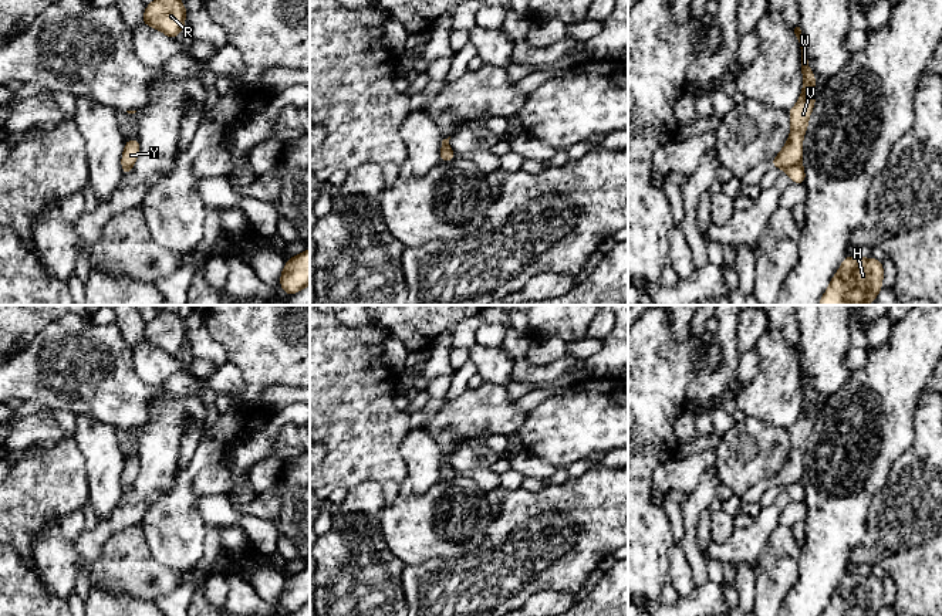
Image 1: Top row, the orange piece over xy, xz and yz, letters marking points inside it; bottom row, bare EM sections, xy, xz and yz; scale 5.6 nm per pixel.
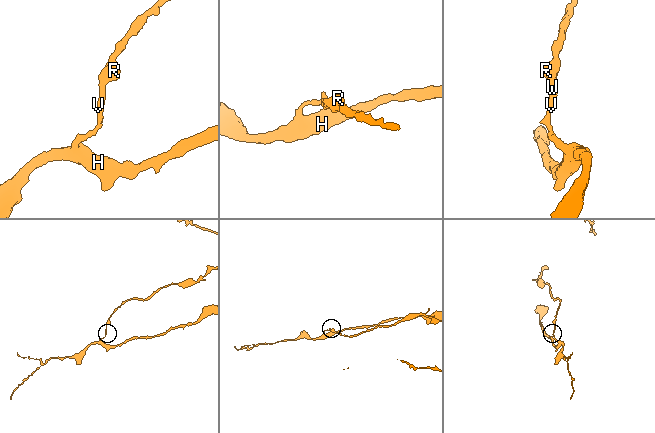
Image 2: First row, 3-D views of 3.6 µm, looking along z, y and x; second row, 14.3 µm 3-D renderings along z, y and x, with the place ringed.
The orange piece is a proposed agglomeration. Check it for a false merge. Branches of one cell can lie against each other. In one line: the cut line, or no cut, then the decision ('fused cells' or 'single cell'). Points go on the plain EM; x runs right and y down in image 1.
cut yz (800, 481), (793, 481), (783, 487); fused cells

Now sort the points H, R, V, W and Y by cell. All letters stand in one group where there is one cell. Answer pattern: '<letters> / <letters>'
H / R V W Y

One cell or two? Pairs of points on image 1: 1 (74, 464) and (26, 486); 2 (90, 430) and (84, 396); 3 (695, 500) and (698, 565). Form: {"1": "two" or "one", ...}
{"1": "one", "2": "two", "3": "one"}

